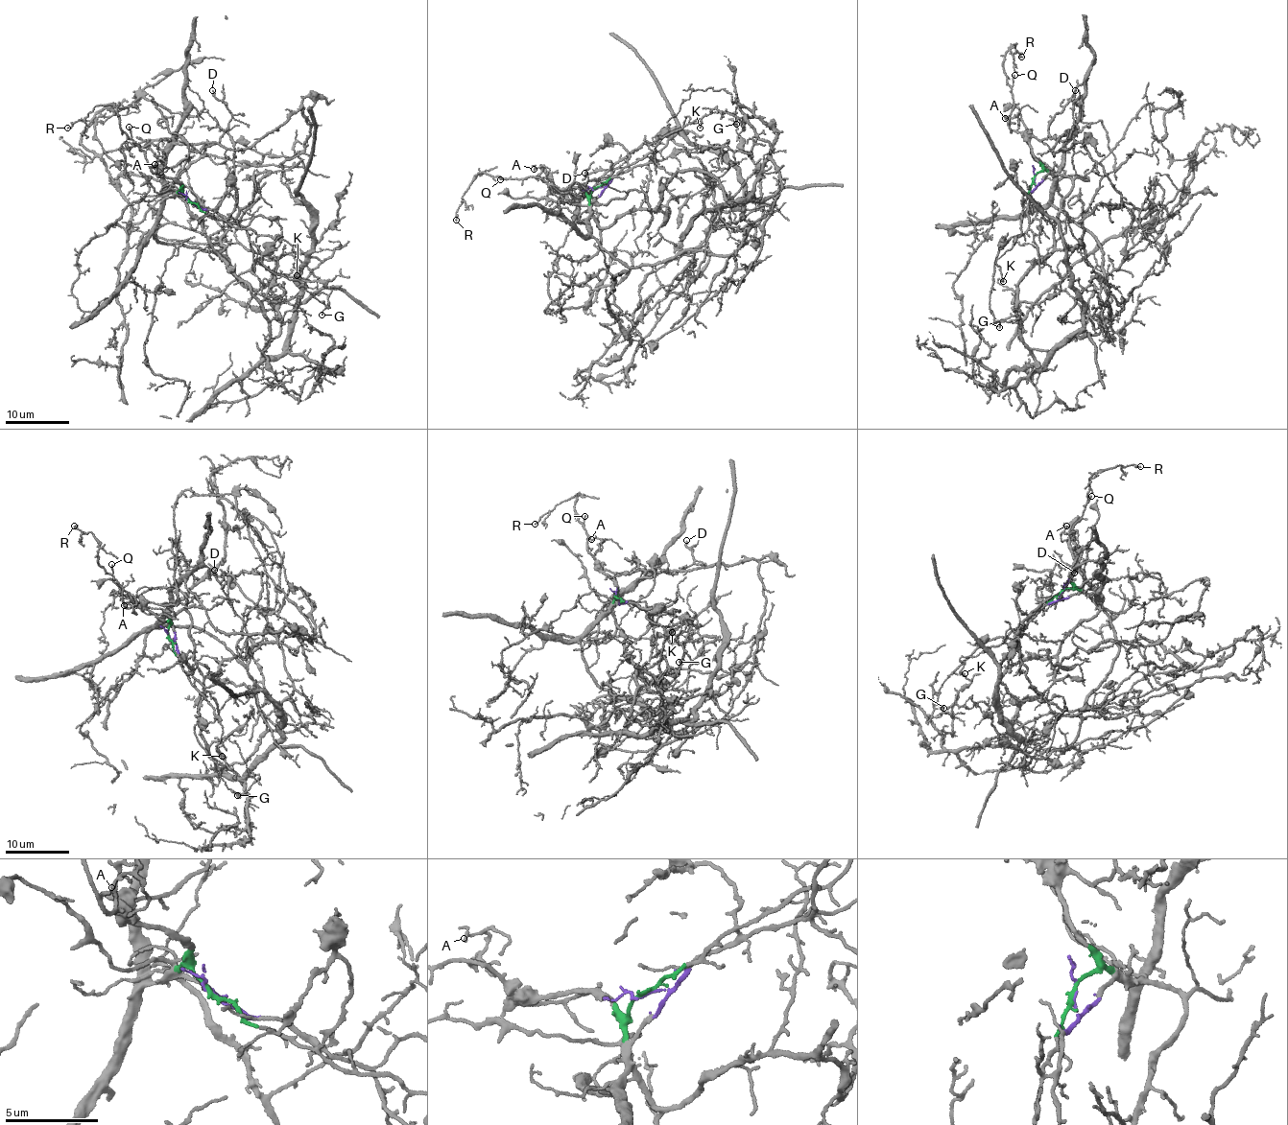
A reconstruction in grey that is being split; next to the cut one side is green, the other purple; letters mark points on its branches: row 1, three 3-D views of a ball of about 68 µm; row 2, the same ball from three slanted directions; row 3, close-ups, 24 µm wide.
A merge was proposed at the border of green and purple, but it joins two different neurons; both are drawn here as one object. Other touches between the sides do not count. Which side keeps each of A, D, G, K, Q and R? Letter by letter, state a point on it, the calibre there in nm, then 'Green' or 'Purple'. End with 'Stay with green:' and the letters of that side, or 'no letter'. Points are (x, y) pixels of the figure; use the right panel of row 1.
A: Place: (1005, 118). Thickness 100 nm. Green
D: Place: (1075, 90). Thickness 160 nm. Green
G: Place: (999, 327). Thickness 100 nm. Purple
K: Place: (1003, 281). Thickness 130 nm. Green
Q: Place: (1014, 75). Thickness 140 nm. Green
R: Place: (1021, 57). Thickness 110 nm. Green
Stay with green: A, D, K, Q, R

